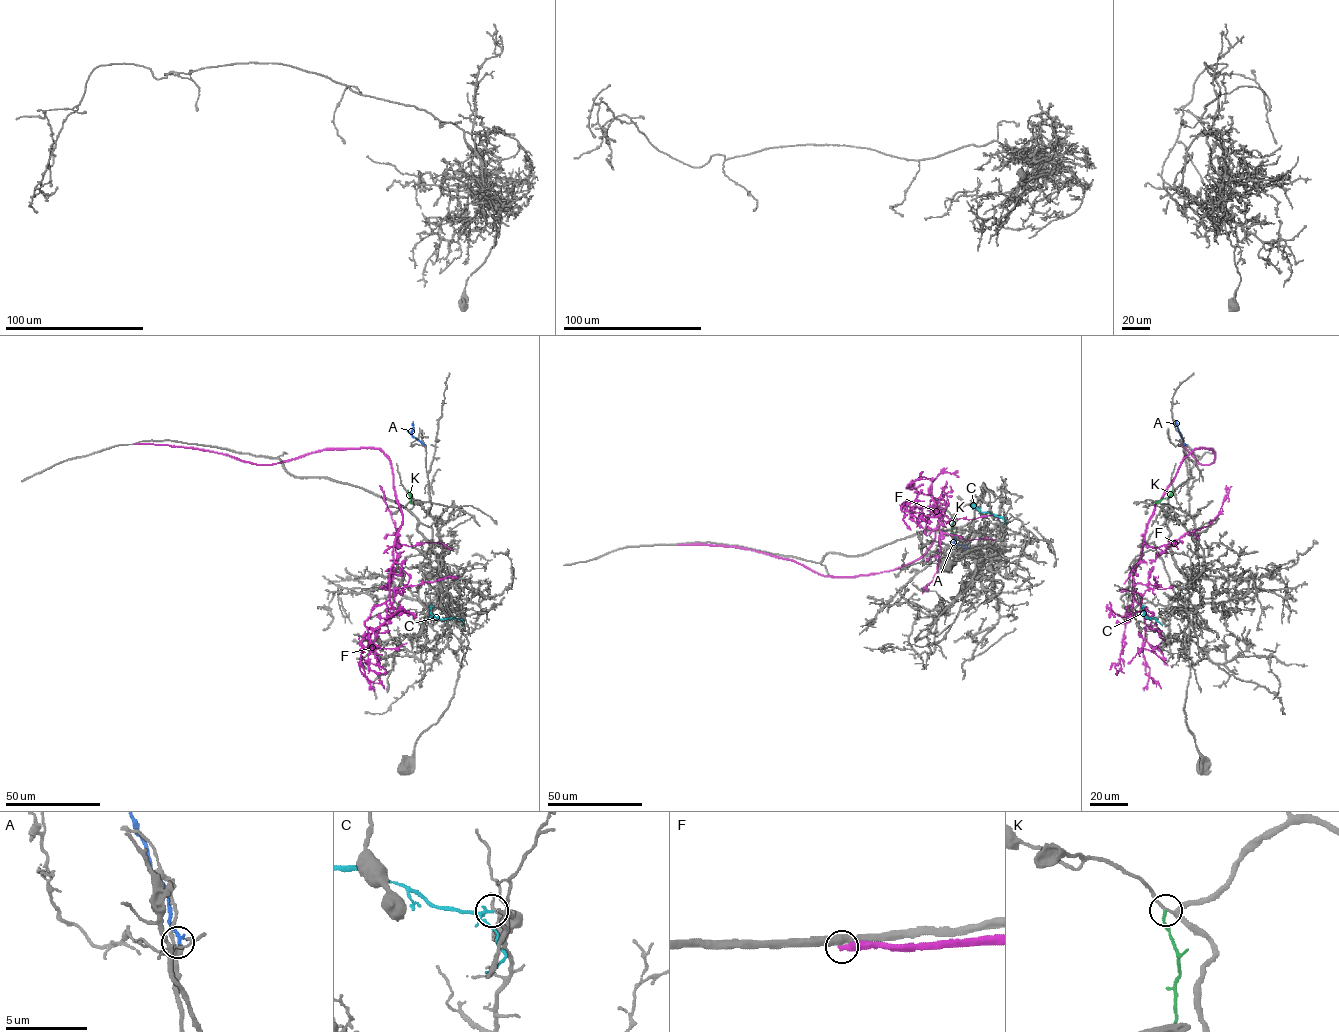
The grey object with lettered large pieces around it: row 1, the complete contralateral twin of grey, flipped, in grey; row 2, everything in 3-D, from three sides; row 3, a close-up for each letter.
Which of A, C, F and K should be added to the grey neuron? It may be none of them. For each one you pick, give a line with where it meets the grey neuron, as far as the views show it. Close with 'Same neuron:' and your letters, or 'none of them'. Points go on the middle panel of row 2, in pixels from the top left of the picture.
A: meets grey at (966, 546)
Same neuron: A

